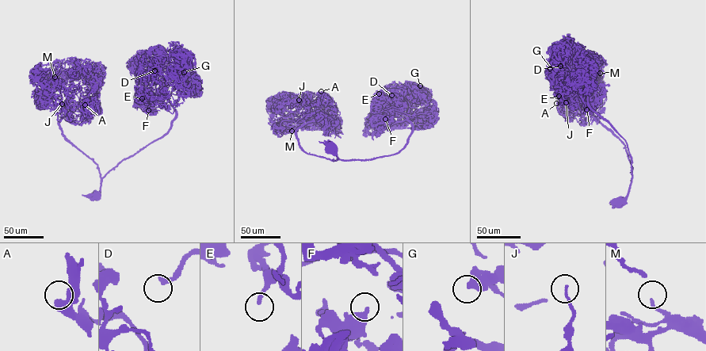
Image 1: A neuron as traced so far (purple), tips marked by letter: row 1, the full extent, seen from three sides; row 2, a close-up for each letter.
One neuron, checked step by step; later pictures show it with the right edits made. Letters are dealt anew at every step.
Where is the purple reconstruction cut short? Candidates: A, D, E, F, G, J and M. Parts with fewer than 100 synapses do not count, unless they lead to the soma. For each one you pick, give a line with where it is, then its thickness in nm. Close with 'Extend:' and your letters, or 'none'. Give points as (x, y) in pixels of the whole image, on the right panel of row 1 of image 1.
D: place (560, 66); calibre 260 nm
E: place (559, 96); calibre 200 nm
Extend: D, E

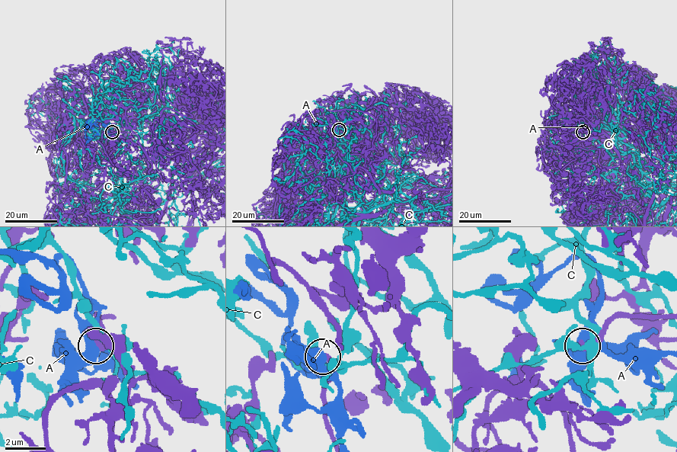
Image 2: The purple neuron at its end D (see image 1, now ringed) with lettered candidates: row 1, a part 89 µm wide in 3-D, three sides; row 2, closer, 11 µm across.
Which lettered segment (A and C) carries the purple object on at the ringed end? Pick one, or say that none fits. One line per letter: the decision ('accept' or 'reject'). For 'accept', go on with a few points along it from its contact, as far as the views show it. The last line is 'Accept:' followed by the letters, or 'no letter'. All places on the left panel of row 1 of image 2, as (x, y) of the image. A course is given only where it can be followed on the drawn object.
A: accept; course (112, 133), (107, 120), (107, 123), (97, 120), (91, 128), (97, 133), (86, 143), (84, 155)
C: reject
Accept: A

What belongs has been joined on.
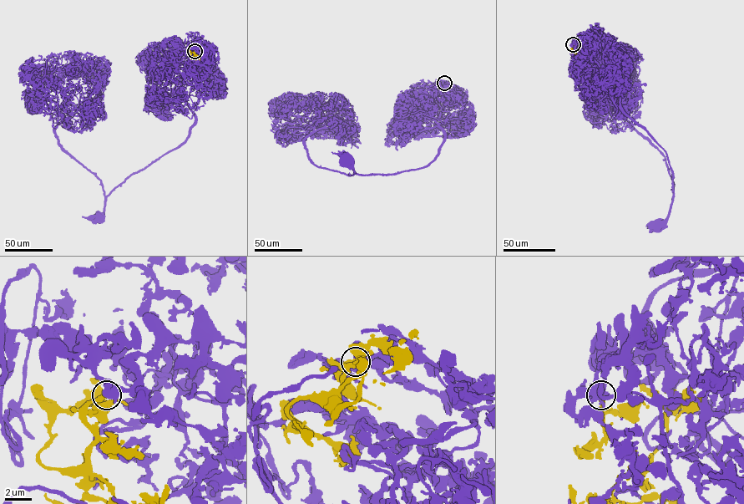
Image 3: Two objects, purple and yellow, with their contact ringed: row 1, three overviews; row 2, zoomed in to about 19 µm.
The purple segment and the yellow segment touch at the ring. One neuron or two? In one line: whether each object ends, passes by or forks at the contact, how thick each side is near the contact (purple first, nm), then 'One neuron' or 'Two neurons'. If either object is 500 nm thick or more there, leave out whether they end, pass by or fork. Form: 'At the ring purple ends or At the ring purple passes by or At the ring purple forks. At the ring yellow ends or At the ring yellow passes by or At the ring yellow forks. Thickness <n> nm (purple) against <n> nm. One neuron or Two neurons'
At the ring purple forks. At the ring yellow ends. Thickness 420 nm (purple) against 360 nm. One neuron

